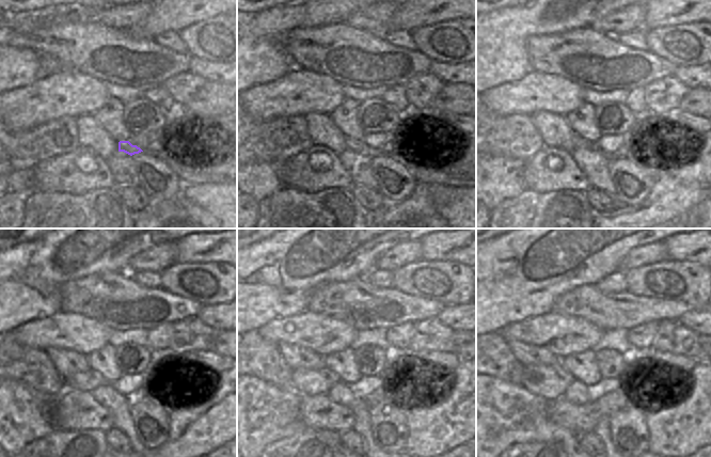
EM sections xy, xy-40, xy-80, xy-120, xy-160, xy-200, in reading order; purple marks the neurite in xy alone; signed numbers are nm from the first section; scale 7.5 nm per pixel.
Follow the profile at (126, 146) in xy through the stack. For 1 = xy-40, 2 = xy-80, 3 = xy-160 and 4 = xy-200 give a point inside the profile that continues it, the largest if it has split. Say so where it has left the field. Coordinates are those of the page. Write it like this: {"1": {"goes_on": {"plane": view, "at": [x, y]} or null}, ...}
{"1": {"goes_on": {"plane": "xy-40", "at": [359, 146]}}, "2": {"goes_on": {"plane": "xy-80", "at": [577, 141]}}, "3": {"goes_on": {"plane": "xy-160", "at": [305, 381]}}, "4": {"goes_on": {"plane": "xy-200", "at": [550, 381]}}}

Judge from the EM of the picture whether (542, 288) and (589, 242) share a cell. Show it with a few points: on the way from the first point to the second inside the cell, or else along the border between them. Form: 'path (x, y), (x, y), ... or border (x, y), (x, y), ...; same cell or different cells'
path (555, 277), (568, 270), (568, 264), (577, 255); same cell

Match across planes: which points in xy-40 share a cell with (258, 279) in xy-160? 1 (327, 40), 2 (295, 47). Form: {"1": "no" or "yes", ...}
{"1": "no", "2": "no"}

